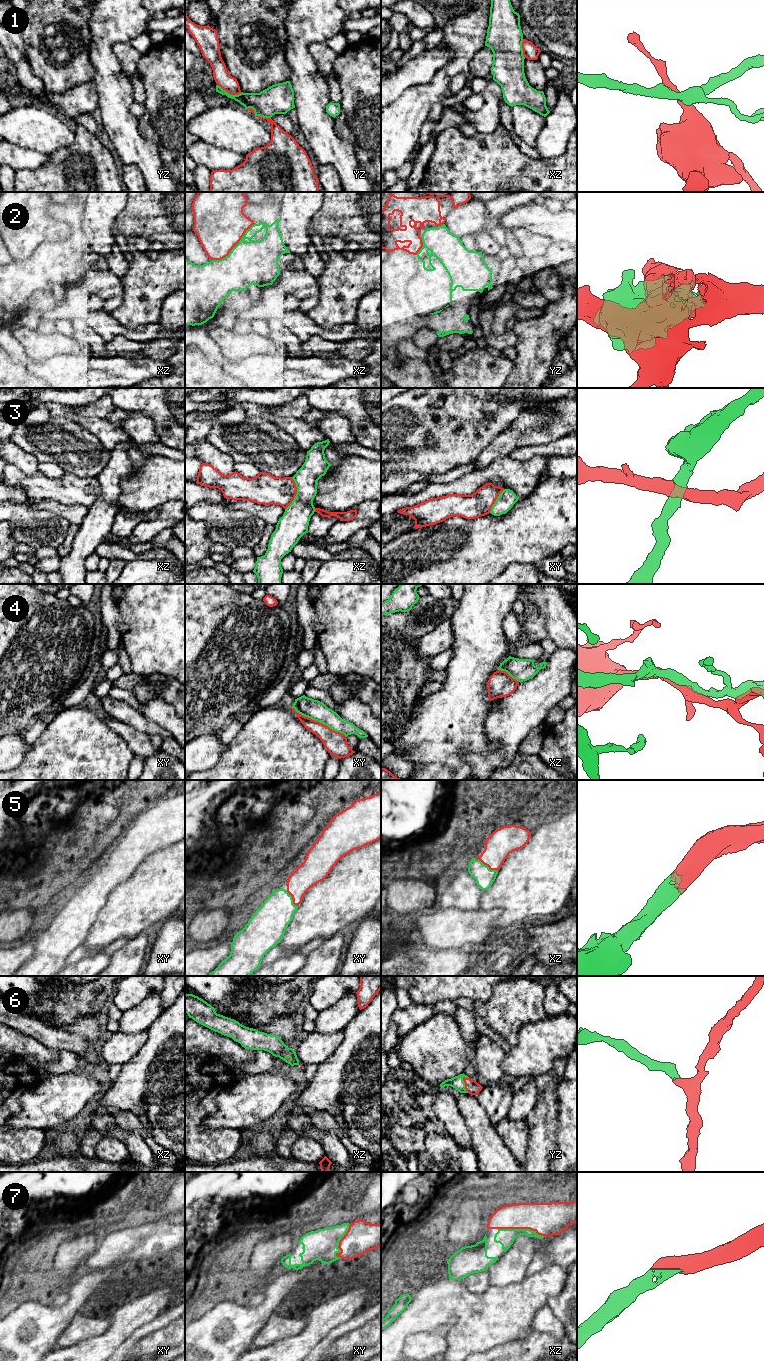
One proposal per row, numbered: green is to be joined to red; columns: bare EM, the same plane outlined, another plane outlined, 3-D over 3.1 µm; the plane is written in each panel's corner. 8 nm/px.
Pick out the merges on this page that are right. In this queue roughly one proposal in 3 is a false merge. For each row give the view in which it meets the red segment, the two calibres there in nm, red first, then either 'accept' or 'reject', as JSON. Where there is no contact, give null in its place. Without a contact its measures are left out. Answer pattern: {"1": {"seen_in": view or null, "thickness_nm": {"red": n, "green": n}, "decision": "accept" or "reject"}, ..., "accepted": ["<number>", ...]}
{"1": {"seen_in": "yz", "thickness_nm": {"red": 130, "green": 160}, "decision": "reject"}, "2": {"seen_in": "xz", "thickness_nm": {"red": 420, "green": 360}, "decision": "reject"}, "3": {"seen_in": "xz", "thickness_nm": {"red": 240, "green": 220}, "decision": "reject"}, "4": {"seen_in": "xy", "thickness_nm": {"red": 180, "green": 160}, "decision": "reject"}, "5": {"seen_in": "xz", "thickness_nm": {"red": 220, "green": 150}, "decision": "accept"}, "6": {"seen_in": "yz", "thickness_nm": {"red": 110, "green": 100}, "decision": "accept"}, "7": {"seen_in": "xz", "thickness_nm": {"red": 280, "green": 140}, "decision": "accept"}, "accepted": ["5", "6", "7"]}

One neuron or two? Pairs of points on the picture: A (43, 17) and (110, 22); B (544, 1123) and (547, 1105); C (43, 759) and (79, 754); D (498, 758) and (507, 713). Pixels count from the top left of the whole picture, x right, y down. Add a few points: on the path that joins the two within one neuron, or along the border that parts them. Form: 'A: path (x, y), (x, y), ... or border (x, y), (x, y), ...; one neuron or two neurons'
A: border (92, 10), (89, 16), (90, 43); two neurons
B: path (544, 1119), (546, 1109); one neuron
C: path (52, 759), (70, 759); one neuron
D: path (507, 747), (507, 724); one neuron

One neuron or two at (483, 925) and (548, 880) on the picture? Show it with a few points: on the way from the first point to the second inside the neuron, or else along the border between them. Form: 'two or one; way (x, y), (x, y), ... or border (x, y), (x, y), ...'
one; way (499, 918), (504, 918), (532, 890)

